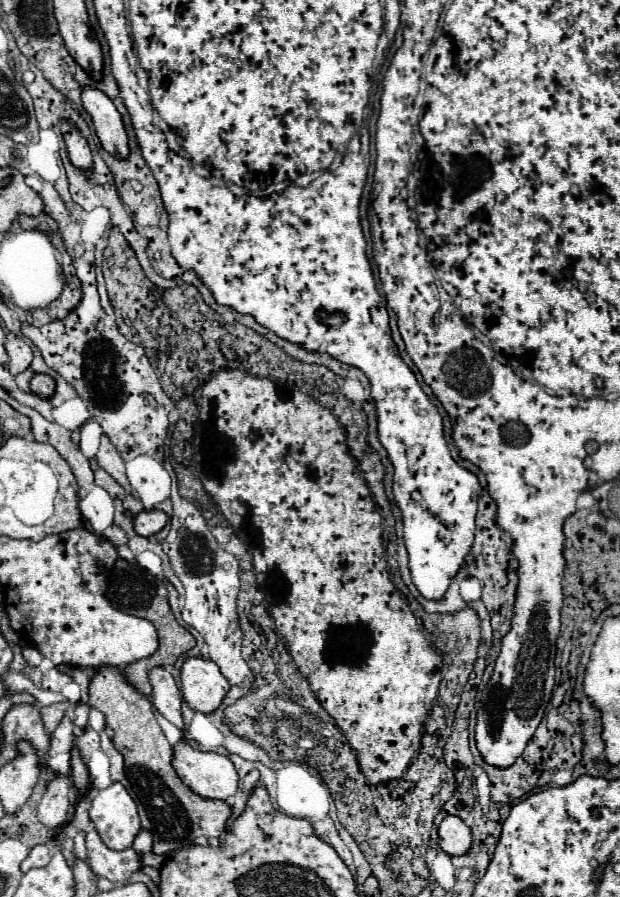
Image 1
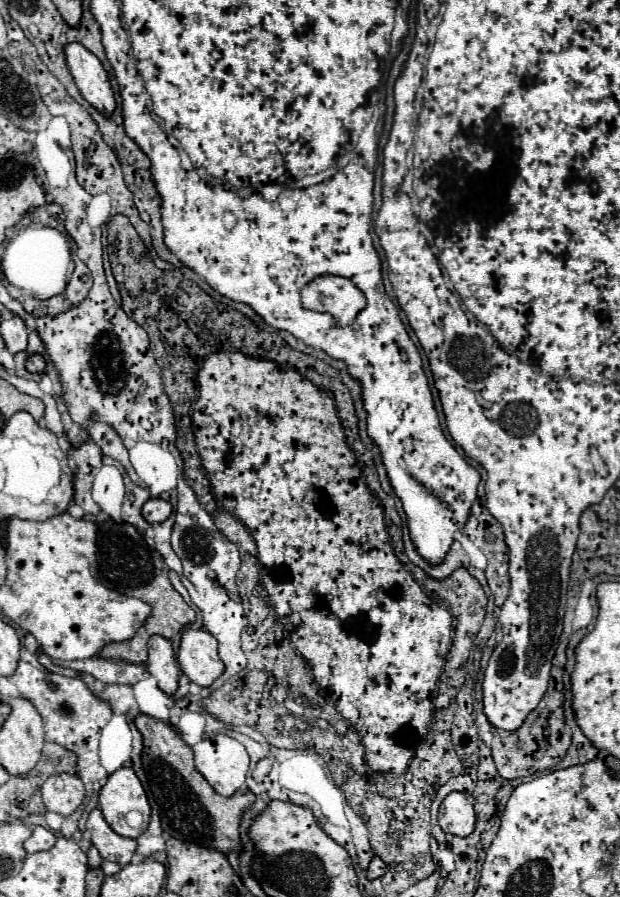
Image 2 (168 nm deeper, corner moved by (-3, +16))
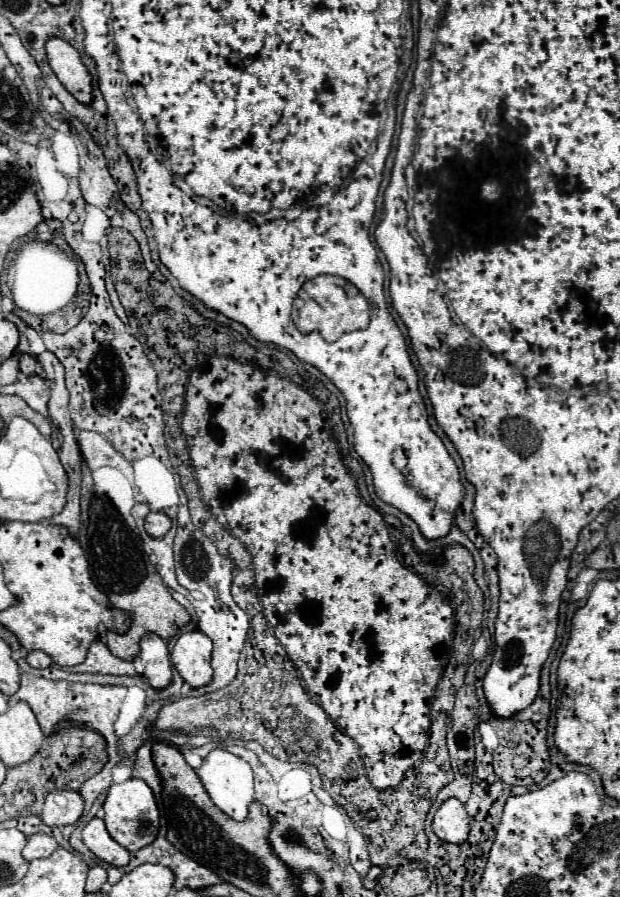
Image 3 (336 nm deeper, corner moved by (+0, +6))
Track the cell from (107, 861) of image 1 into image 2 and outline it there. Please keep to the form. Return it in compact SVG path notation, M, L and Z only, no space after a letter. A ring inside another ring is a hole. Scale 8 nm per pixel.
M99 808L91 810L91 814L89 814L87 832L89 832L89 838L91 838L93 846L99 850L103 860L111 860L121 866L131 862L131 858L137 850L137 842L133 838L125 838L125 836L119 836L117 832L113 832L109 828L109 824L105 822Z

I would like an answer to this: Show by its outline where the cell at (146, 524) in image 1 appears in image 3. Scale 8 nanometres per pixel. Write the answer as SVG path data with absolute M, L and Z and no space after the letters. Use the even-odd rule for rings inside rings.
M150 512L146 516L146 522L144 522L146 532L150 536L154 536L154 538L156 536L164 536L170 530L170 526L172 526L172 522L170 522L170 518L164 512Z

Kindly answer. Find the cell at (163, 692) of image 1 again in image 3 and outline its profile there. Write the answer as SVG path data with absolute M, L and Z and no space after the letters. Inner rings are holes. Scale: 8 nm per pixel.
M152 632L144 634L140 640L140 658L148 684L152 688L166 688L172 680L172 660L166 640Z

